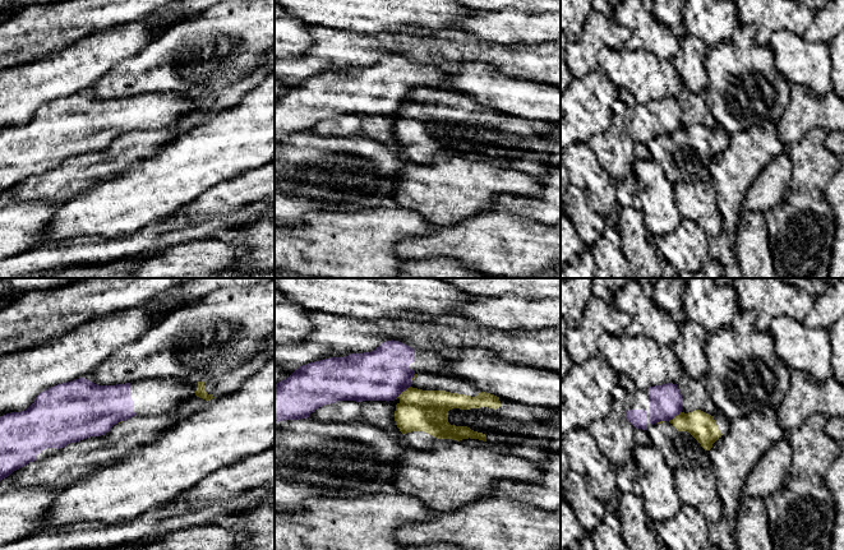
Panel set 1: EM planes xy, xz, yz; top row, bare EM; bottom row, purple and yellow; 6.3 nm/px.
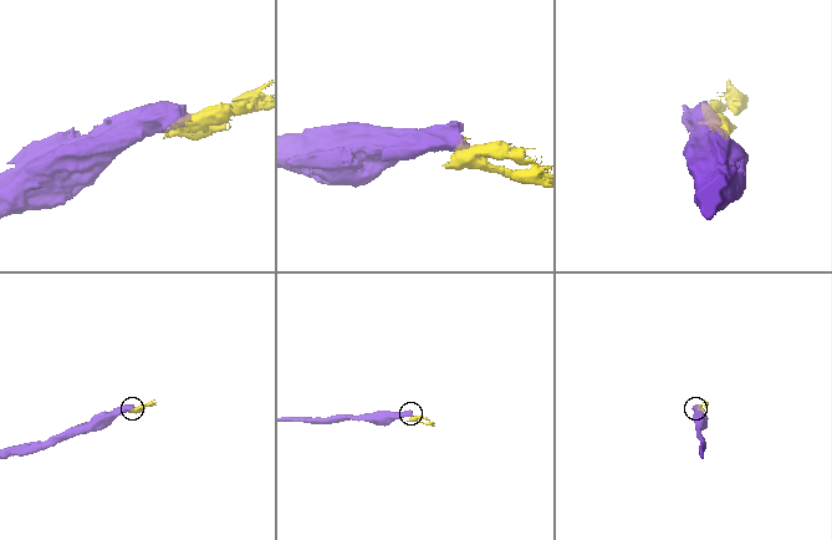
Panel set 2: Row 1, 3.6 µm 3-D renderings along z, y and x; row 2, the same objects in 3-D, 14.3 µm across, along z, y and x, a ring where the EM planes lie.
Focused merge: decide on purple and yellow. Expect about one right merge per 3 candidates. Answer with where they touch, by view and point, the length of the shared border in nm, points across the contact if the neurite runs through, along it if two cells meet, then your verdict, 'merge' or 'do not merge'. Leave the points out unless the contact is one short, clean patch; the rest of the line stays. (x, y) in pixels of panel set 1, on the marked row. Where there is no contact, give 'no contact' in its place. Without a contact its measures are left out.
meets purple in xz at (402, 391); contact 130 nm long; border along xz (410, 386), (395, 398); do not merge

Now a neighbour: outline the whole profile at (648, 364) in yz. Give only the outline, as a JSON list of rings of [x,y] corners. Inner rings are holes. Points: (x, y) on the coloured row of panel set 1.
[[[603,333],[596,347],[604,364],[617,375],[627,375],[641,390],[667,383],[678,385],[684,378],[682,362],[673,348],[649,337]]]

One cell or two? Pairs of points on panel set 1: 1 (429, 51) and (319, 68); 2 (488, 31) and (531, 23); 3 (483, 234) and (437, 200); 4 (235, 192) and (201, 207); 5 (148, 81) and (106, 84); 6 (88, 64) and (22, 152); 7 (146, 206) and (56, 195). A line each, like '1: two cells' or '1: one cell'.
1: one cell
2: one cell
3: two cells
4: one cell
5: one cell
6: two cells
7: two cells

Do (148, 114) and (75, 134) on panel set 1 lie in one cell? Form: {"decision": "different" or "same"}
{"decision": "same"}

